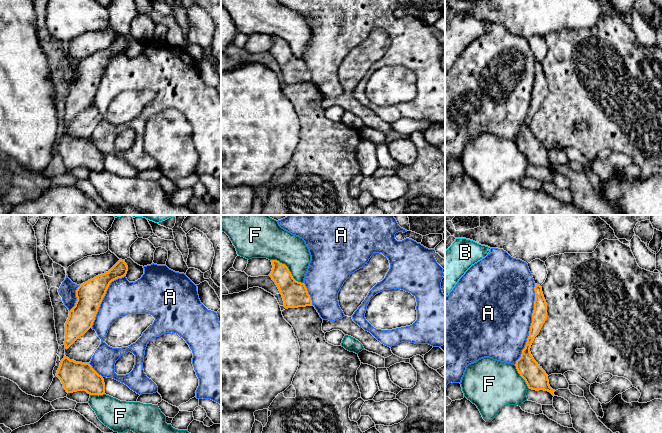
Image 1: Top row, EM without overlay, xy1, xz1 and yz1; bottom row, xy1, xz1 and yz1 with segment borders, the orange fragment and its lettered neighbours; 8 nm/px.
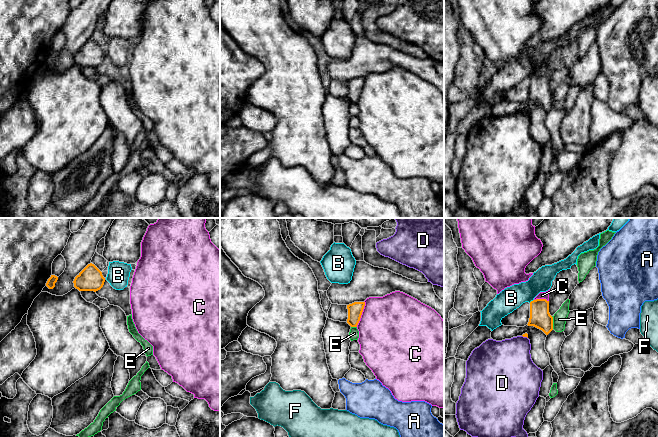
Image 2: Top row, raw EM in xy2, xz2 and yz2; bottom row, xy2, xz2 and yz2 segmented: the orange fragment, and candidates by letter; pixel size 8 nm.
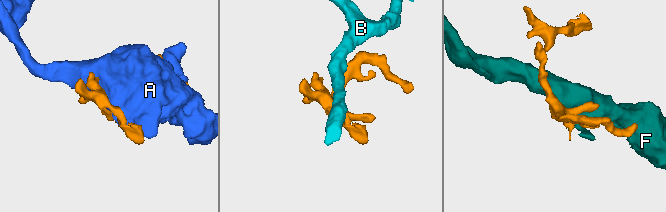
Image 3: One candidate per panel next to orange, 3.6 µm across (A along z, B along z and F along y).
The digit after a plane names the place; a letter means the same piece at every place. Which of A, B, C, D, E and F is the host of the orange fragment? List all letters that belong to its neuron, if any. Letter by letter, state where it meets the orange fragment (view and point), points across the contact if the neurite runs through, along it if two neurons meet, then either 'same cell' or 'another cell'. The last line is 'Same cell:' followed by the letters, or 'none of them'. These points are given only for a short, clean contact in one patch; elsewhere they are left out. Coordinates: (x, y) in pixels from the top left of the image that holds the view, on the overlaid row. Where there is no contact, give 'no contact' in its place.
A: contact yz1 (531, 324); another cell
B: contact yz2 (531, 301); border yz2 (533, 299), (529, 302); another cell
C: contact xz2 (361, 314); another cell
D: contact yz2 (525, 336); border yz2 (522, 335), (527, 338); another cell
E: contact yz2 (552, 322); border yz2 (551, 316), (553, 328); another cell
F: contact xz1 (288, 269); another cell
Same cell: none of them

